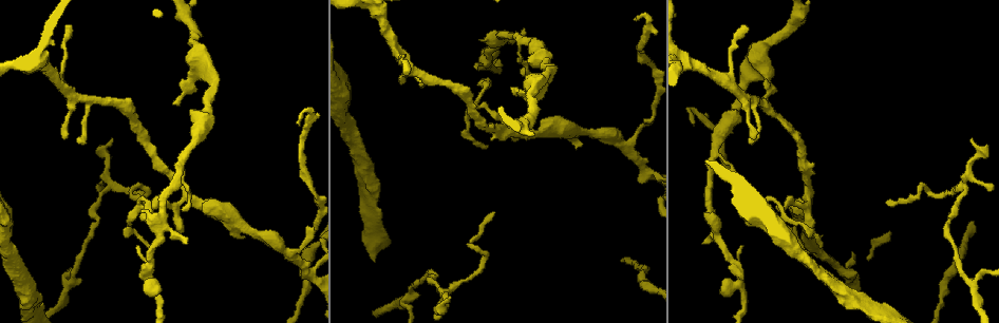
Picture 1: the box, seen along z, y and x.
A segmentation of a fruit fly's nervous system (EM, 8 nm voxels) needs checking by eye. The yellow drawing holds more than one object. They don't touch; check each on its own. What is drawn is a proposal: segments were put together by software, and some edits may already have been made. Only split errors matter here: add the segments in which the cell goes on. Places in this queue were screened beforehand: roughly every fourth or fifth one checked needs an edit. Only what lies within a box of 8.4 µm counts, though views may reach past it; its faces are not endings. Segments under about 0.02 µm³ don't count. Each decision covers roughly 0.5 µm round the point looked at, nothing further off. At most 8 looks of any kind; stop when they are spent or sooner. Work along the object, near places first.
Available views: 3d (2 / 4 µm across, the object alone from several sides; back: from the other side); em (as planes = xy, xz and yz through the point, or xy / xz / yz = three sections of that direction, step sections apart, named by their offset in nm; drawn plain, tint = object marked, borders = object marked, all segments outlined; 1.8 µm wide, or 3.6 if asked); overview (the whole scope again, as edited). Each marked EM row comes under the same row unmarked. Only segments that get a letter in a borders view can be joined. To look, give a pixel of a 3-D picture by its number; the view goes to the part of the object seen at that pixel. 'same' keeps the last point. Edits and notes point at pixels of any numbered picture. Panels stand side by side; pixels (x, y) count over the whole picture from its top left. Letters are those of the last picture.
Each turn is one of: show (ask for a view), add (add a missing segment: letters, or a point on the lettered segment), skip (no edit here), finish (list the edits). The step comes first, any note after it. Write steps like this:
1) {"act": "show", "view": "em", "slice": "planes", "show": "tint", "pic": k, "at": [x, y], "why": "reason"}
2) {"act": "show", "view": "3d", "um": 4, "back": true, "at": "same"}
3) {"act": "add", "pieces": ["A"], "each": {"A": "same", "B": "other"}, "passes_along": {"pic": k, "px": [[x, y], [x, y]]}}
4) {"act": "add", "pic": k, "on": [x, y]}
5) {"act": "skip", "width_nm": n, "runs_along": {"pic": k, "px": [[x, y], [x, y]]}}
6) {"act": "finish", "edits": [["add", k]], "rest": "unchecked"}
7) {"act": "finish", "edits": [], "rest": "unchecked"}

{"act": "show", "view": "em", "slice": "planes", "show": "borders", "pic": 1, "at": [147, 275], "why": "a fork"}

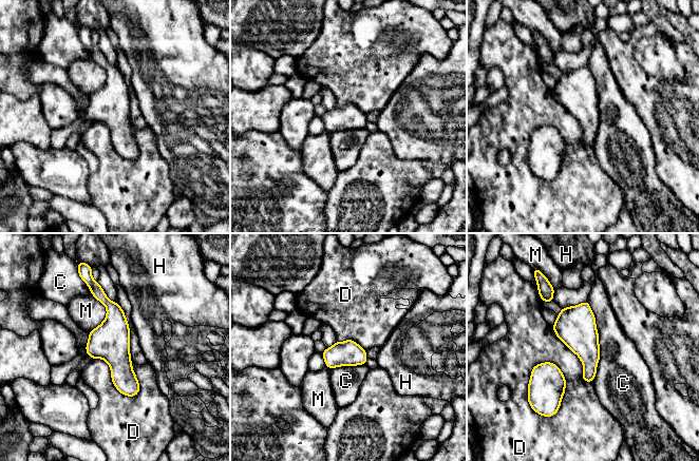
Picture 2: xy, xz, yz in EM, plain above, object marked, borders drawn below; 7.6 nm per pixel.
{"act": "skip", "each": {"C": "other", "D": "other", "H": "other", "M": "other"}, "runs_along": {"pic": 2, "px": [[96, 290], [113, 308], [114, 349], [132, 394]]}, "found": "none of them fits"}

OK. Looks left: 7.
{"act": "show", "view": "em", "slice": "planes", "show": "borders", "pic": 1, "at": [965, 189], "why": "abrupt turn"}

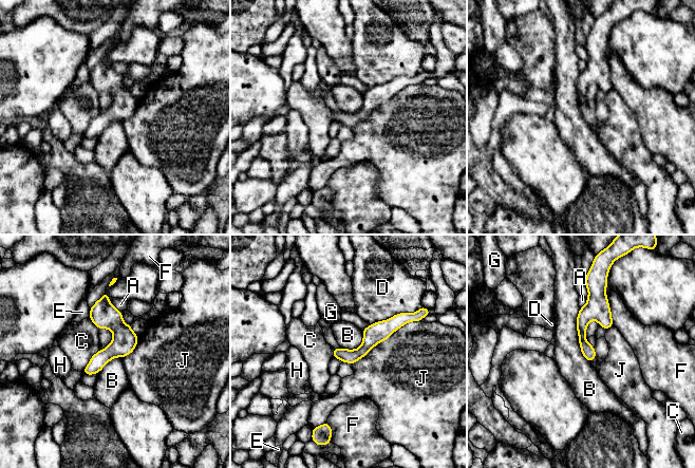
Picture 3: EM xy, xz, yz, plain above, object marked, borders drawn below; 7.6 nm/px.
{"act": "skip", "longest_contact_nm": ["J", 600], "each": {"A": "other", "B": "other", "C": "other", "D": "other", "E": "other", "F": "other", "G": "other", "H": "other", "J": "other"}, "runs_along": {"pic": 3, "px": [[105, 297], [117, 343], [89, 372]]}, "found": "no lettered segment goes on from it"}

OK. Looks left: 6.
{"act": "show", "view": "em", "slice": "planes", "show": "tint", "pic": 1, "at": [400, 80], "why": "thin end"}

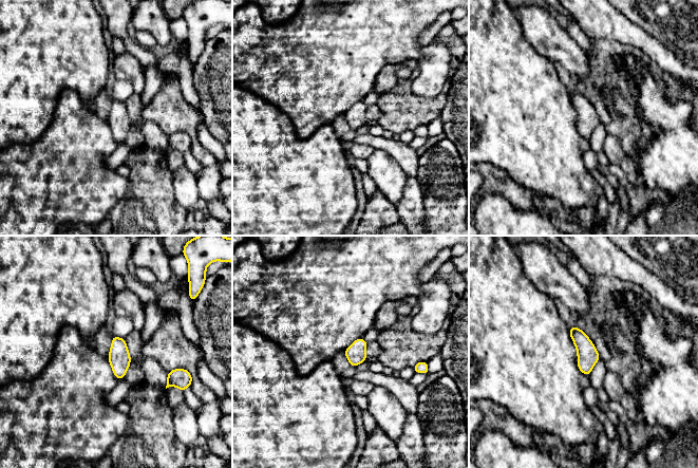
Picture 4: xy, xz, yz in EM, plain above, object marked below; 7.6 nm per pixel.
{"act": "show", "view": "em", "slice": "planes", "show": "borders", "at": "same", "why": "what lies round it"}

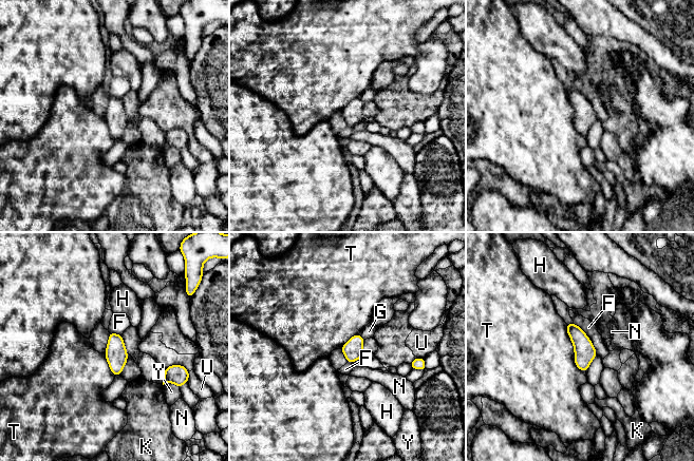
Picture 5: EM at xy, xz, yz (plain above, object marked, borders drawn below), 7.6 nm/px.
{"act": "skip", "width_nm": 160, "longest_contact_nm": ["T", 400], "each": {"F": "other", "G": "other", "H": "other", "K": "other", "N": "other", "T": "other", "U": "other", "Y": "other"}, "found": "none of them fits"}

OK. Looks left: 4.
{"act": "show", "view": "3d", "um": 2, "pic": 1, "at": [693, 126], "why": "thin end"}

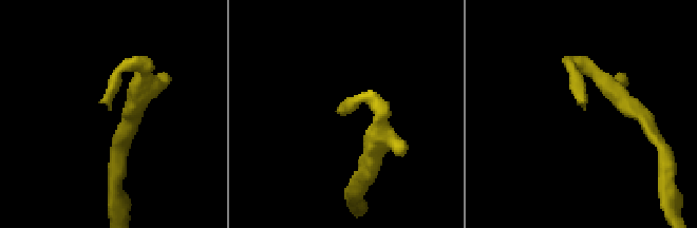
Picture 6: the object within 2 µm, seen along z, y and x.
{"act": "show", "view": "em", "slice": "yz", "step": 8, "show": "borders", "pic": 6, "at": [584, 109], "why": "shape alone is not enough"}

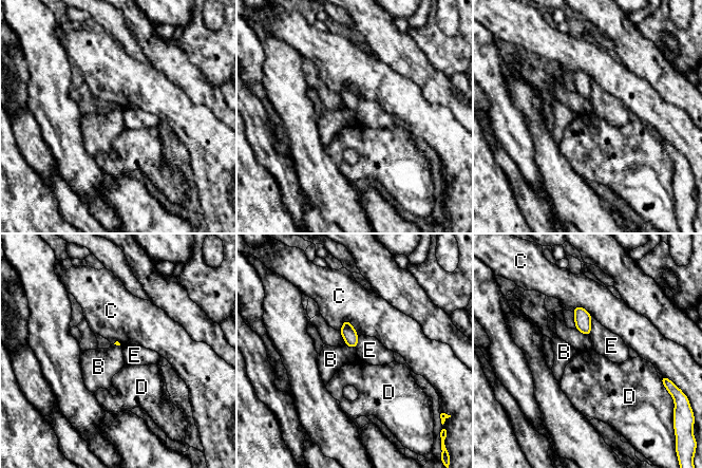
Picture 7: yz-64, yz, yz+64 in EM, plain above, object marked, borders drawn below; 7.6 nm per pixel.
{"act": "show", "view": "em", "slice": "planes", "show": "borders", "at": "same"}

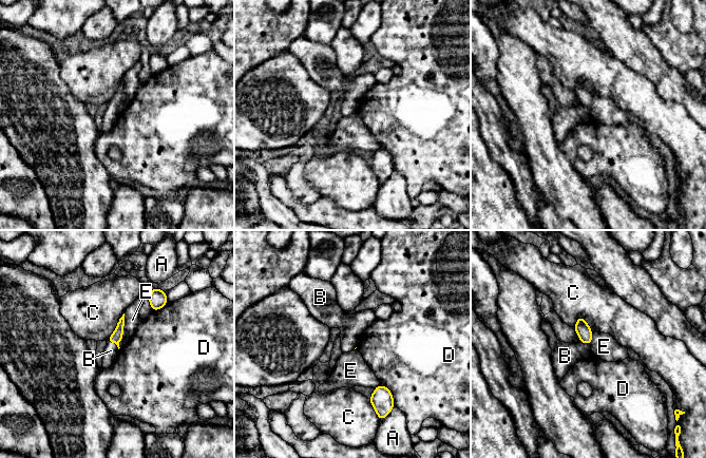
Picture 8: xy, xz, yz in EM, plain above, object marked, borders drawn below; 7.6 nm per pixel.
{"act": "add", "pieces": ["B"], "each": {"A": "other", "B": "same", "C": "other", "D": "other", "E": "other"}, "passes_along": {"pic": 8, "px": [[116, 337], [114, 342], [111, 350]]}, "found": "the cell continues"}

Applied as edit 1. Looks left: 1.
{"act": "finish", "edits": [["add", 8]], "rest": "unchecked"}

